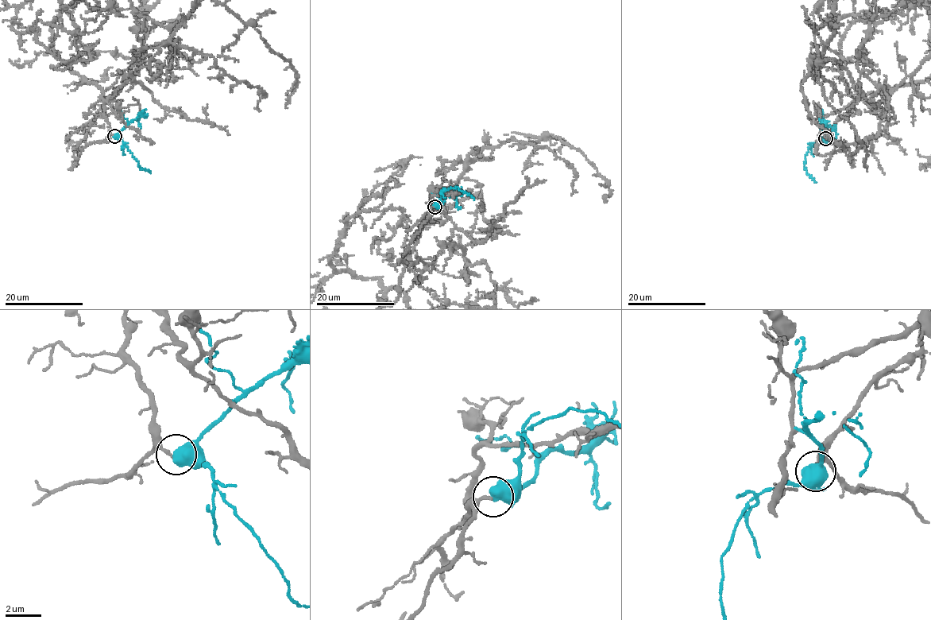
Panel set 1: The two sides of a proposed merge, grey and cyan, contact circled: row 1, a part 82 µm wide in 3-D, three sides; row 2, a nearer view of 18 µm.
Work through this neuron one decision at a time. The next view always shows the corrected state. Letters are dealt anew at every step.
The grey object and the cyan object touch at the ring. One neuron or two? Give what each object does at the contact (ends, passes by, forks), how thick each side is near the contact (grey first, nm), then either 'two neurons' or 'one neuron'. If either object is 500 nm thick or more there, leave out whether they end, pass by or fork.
160 nm thick on the grey side, 700 nm on the other; two neurons

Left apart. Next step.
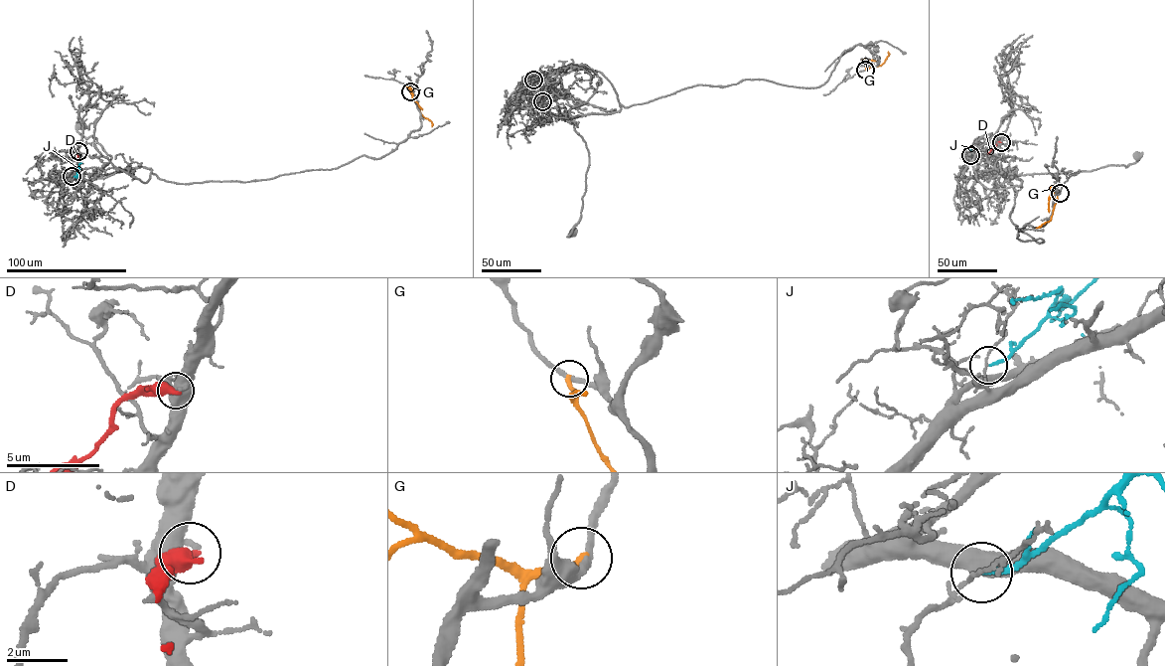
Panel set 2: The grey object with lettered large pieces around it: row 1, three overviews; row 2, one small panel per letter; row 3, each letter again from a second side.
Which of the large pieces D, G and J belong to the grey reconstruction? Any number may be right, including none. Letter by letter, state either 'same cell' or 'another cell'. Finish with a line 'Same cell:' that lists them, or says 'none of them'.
D: another cell
G: another cell
J: another cell
Same cell: none of them

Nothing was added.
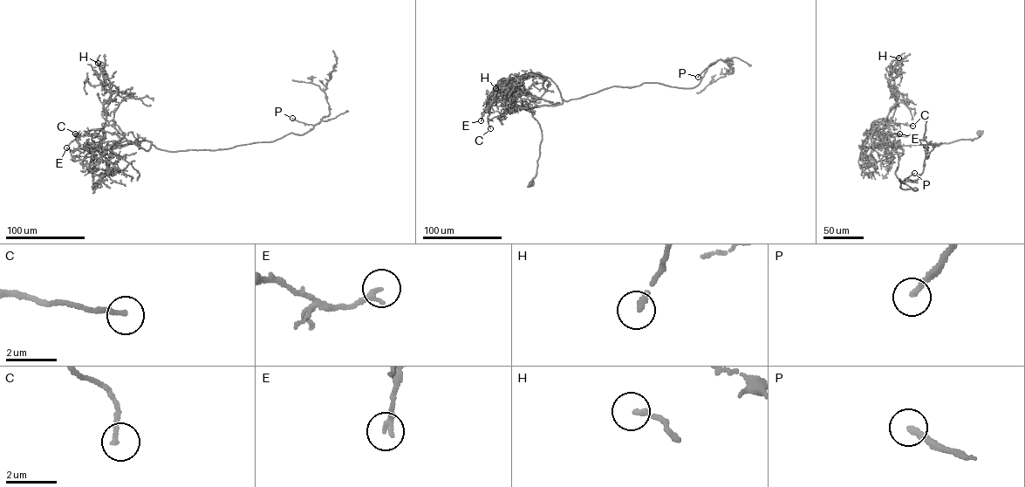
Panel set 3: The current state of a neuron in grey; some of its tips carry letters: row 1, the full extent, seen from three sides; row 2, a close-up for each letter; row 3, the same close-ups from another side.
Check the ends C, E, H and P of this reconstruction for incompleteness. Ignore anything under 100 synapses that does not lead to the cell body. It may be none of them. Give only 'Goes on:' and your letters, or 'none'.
Goes on: P

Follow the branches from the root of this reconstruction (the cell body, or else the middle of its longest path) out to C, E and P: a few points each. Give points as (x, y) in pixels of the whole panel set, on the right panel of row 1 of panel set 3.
C: (979, 133), (980, 135), (972, 140), (898, 147), (880, 135), (890, 125), (902, 123), (912, 126)
E: (979, 133), (980, 135), (972, 140), (898, 147), (880, 135), (884, 133), (891, 137), (893, 133), (899, 133)
P: (979, 133), (972, 140), (899, 146), (904, 150), (898, 154), (895, 174), (918, 189), (900, 188), (914, 173)

